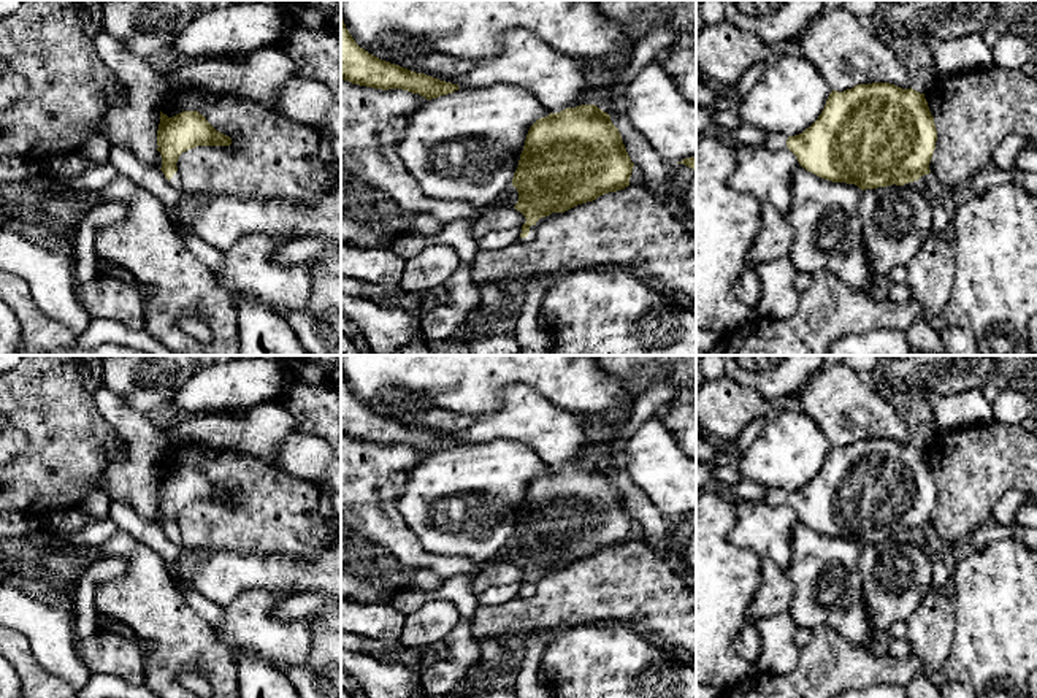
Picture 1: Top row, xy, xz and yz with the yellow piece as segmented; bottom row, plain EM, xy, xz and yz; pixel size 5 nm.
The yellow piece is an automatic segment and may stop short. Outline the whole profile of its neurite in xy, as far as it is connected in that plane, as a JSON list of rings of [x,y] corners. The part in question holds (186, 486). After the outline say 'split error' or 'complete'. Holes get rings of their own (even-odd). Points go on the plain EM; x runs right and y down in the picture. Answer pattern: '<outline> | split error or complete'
[[[160,466],[157,506],[162,511],[162,527],[170,541],[184,549],[178,528],[178,514],[197,501],[230,501],[232,493],[217,487],[198,466],[182,466],[168,473]]] | split error

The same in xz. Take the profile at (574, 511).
[[[580,460],[550,468],[538,474],[528,485],[512,541],[518,547],[514,562],[526,577],[522,581],[522,598],[531,598],[536,577],[552,568],[564,568],[577,560],[617,547],[629,541],[634,519],[623,500],[618,484],[610,471],[596,460]]] | split error

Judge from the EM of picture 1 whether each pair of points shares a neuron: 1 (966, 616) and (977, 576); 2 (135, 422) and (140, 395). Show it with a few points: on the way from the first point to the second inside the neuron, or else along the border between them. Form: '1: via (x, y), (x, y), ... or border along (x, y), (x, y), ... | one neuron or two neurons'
1: via (975, 606), (977, 586) | one neuron
2: border along (107, 389), (148, 416) | two neurons

